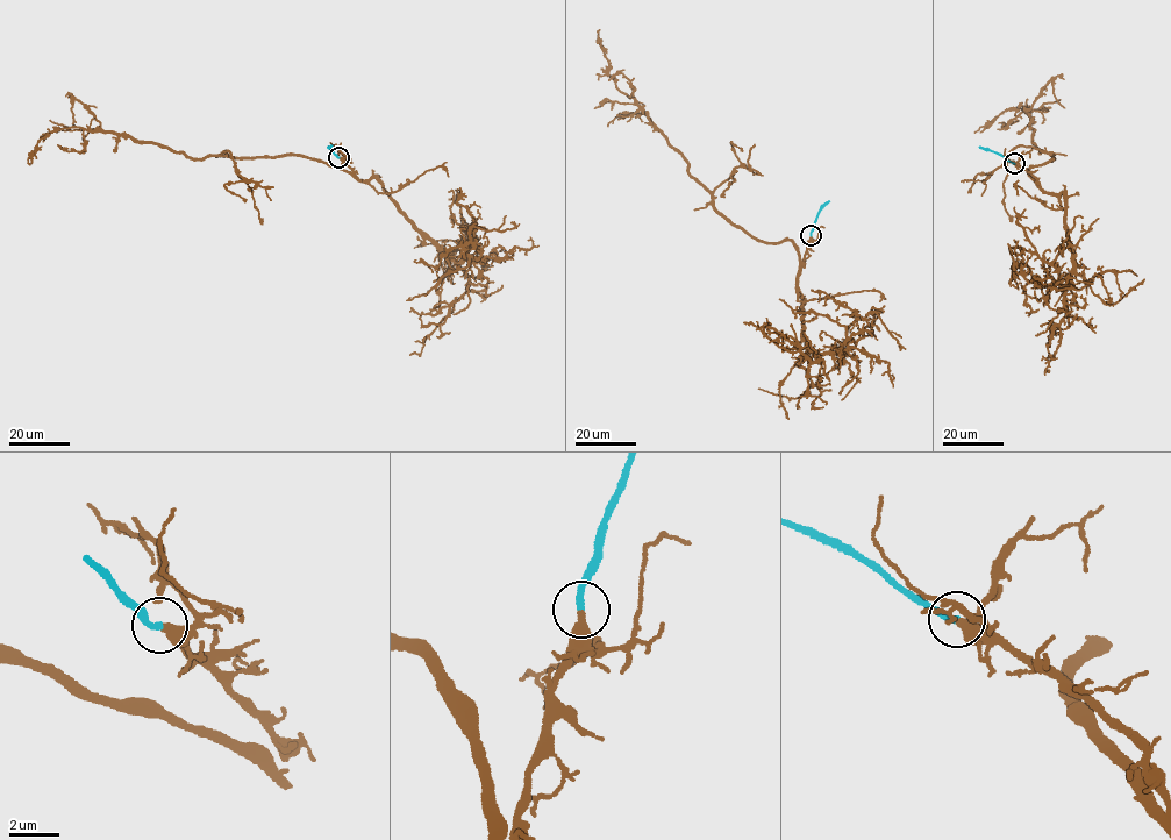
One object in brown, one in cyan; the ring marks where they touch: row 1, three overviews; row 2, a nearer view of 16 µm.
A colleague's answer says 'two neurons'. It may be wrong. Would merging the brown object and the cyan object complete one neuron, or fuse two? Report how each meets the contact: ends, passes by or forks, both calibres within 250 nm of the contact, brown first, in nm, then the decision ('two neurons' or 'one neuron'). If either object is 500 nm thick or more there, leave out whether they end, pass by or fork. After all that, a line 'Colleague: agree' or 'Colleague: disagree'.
brown ends; cyan ends; calibres 380 and 260 nm; one neuron
Colleague: disagree

